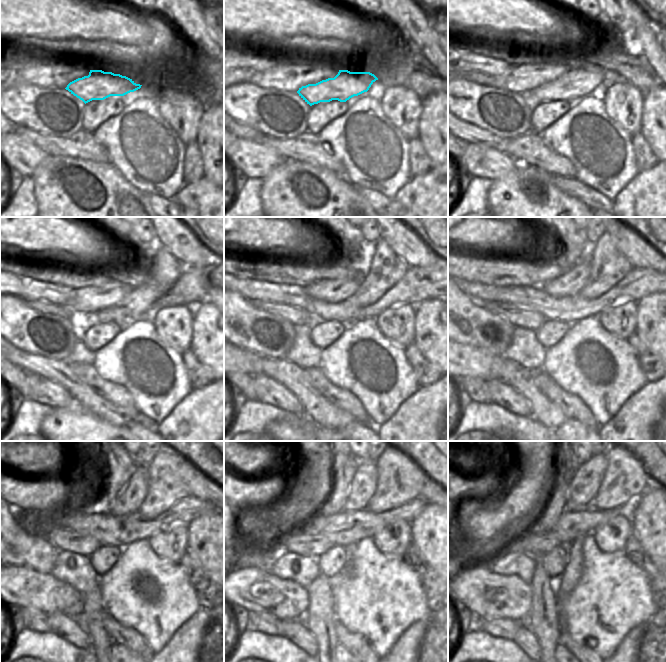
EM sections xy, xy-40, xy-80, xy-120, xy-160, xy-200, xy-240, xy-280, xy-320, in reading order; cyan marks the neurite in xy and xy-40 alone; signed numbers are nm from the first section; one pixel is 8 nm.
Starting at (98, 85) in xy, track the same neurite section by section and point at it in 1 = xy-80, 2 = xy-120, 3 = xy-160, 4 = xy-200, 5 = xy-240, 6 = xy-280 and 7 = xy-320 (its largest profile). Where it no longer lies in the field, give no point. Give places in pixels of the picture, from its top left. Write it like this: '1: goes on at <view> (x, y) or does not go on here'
1: goes on at xy-80 (586, 73)
2: goes on at xy-120 (161, 270)
3: goes on at xy-160 (386, 268)
4: goes on at xy-200 (608, 266)
5: goes on at xy-240 (165, 487)
6: goes on at xy-280 (399, 479)
7: goes on at xy-320 (625, 479)

